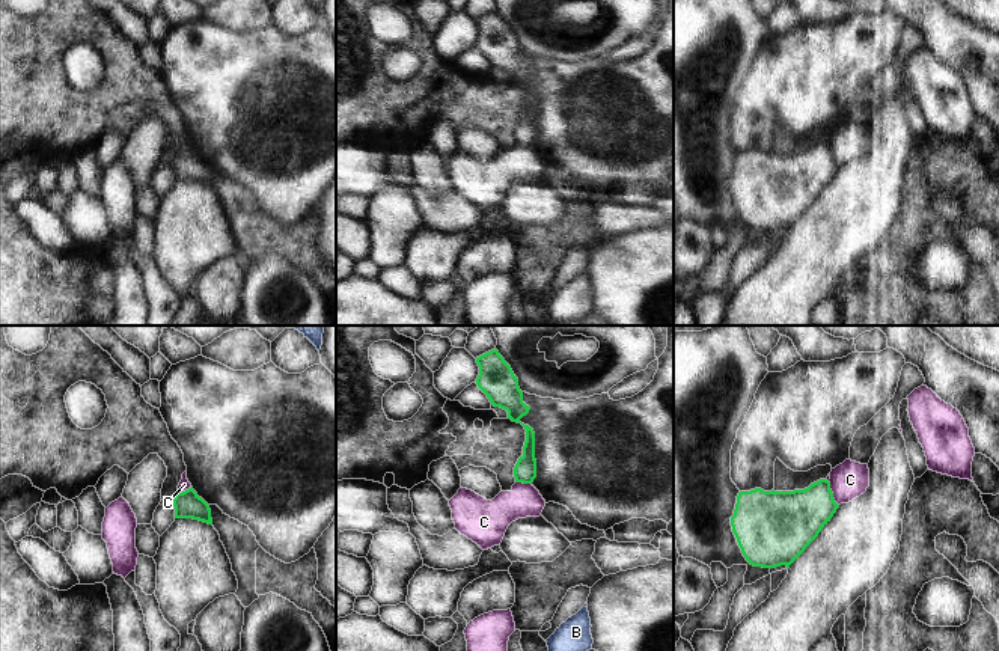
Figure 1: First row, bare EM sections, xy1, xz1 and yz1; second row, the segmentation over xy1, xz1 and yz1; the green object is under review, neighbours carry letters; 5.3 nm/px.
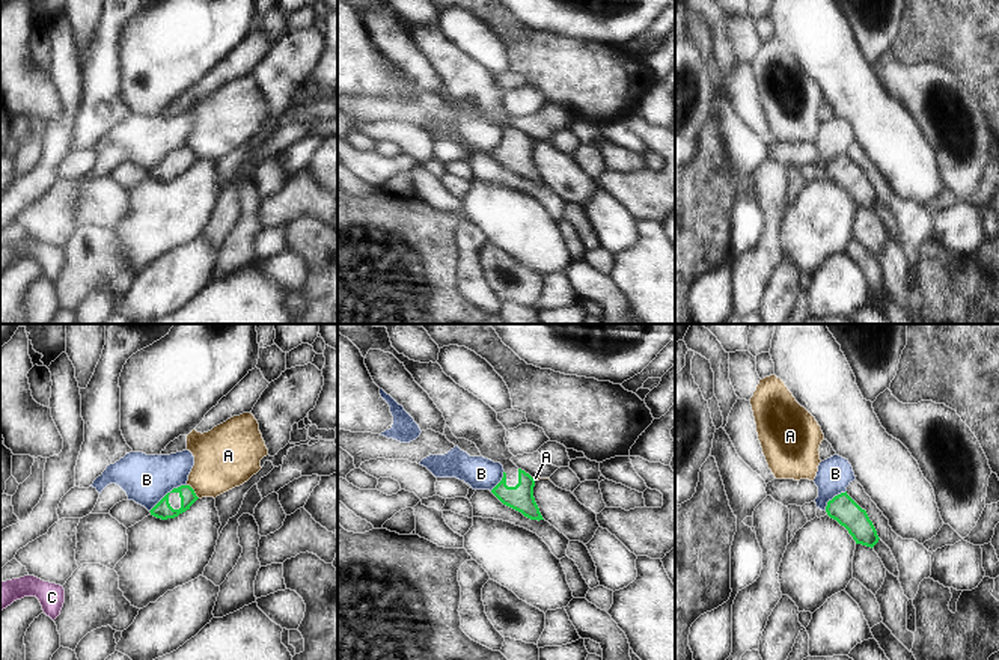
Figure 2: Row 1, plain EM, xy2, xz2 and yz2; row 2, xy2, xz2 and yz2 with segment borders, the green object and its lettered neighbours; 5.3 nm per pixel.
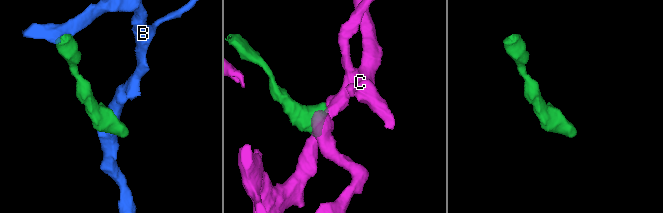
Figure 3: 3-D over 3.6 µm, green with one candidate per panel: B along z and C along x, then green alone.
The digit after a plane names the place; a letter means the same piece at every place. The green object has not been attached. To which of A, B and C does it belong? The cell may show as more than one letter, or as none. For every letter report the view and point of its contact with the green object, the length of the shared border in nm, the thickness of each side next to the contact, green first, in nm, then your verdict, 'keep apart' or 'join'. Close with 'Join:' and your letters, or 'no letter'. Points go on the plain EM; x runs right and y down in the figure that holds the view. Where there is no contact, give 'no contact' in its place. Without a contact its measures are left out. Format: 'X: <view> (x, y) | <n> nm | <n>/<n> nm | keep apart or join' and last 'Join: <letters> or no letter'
A: xy2 (193, 154) | 100 nm | 90/320 nm | keep apart
B: xy2 (168, 155) | 240 nm | 90/260 nm | keep apart
C: yz1 (832, 155) | 150 nm | 300/200 nm | keep apart
Join: no letter

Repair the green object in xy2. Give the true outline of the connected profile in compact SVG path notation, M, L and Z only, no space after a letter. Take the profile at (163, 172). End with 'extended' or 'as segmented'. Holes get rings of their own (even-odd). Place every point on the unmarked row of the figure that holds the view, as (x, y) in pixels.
M181 148L167 155L149 175L161 182L175 181L190 172L197 161L190 148Z | extended

